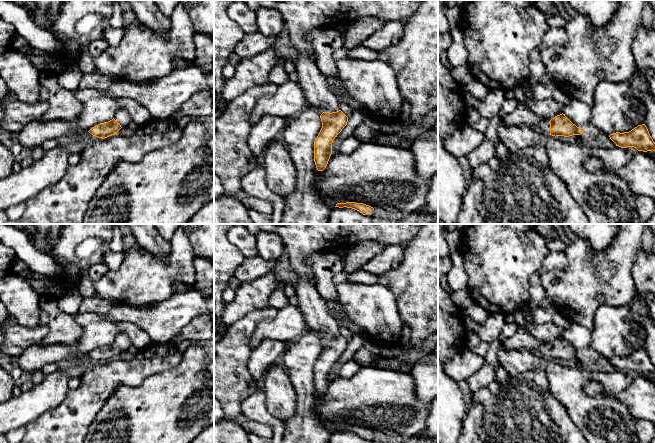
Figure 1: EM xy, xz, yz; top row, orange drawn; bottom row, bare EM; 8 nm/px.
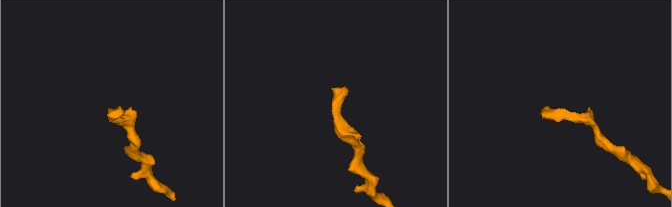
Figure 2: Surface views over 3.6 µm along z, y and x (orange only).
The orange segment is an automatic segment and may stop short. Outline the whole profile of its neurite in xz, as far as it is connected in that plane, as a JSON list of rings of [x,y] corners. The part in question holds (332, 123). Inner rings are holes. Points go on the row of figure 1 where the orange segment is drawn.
[[[299,52],[295,62],[298,83],[302,86],[310,106],[322,110],[322,128],[314,141],[314,162],[318,171],[323,171],[332,154],[332,143],[347,125],[348,117],[339,108],[335,95],[325,76],[319,71],[316,60]]]

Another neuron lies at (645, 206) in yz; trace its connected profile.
[[[636,196],[636,209],[640,224],[644,224],[654,214],[655,202],[648,196]]]

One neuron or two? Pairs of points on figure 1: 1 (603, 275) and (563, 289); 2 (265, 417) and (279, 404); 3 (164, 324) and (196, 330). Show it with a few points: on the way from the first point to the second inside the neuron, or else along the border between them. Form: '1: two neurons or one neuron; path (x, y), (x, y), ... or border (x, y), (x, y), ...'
1: one neuron; path (593, 279), (580, 289), (573, 289)
2: two neurons; border (263, 391), (266, 409), (273, 417)
3: two neurons; border (203, 314), (193, 317), (170, 342)

